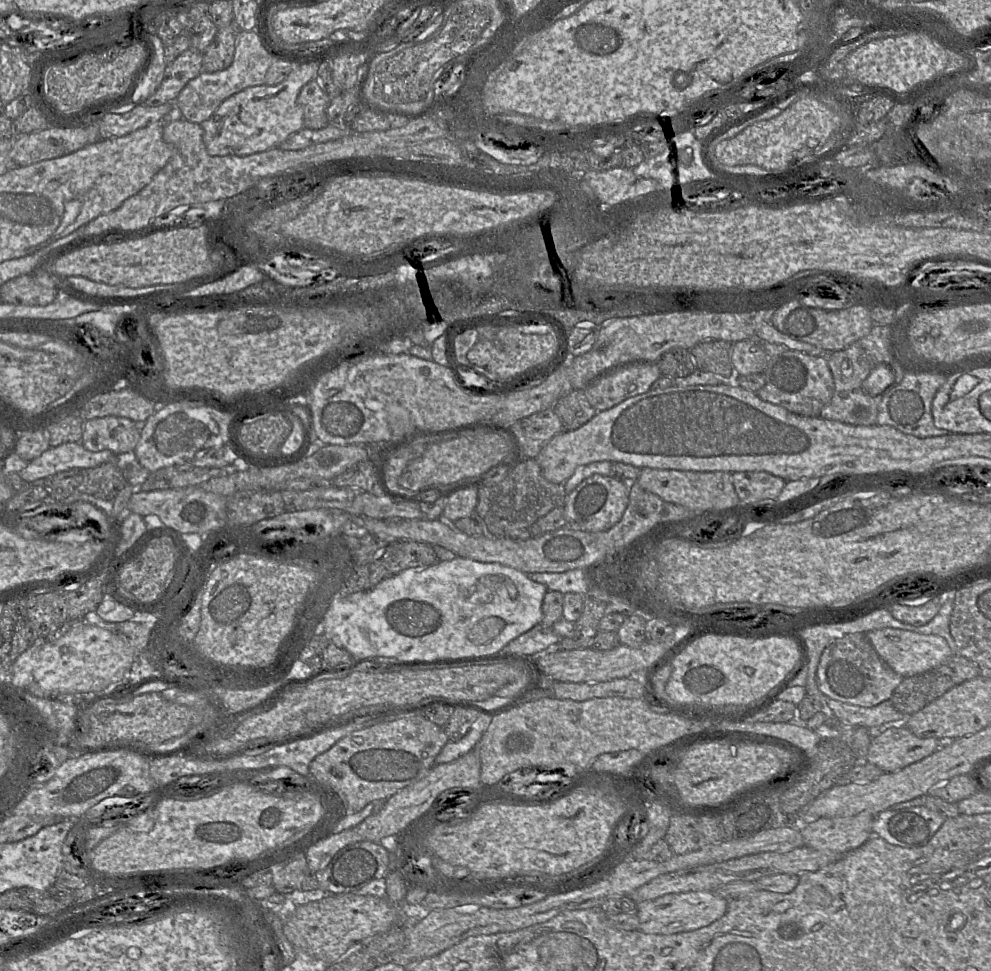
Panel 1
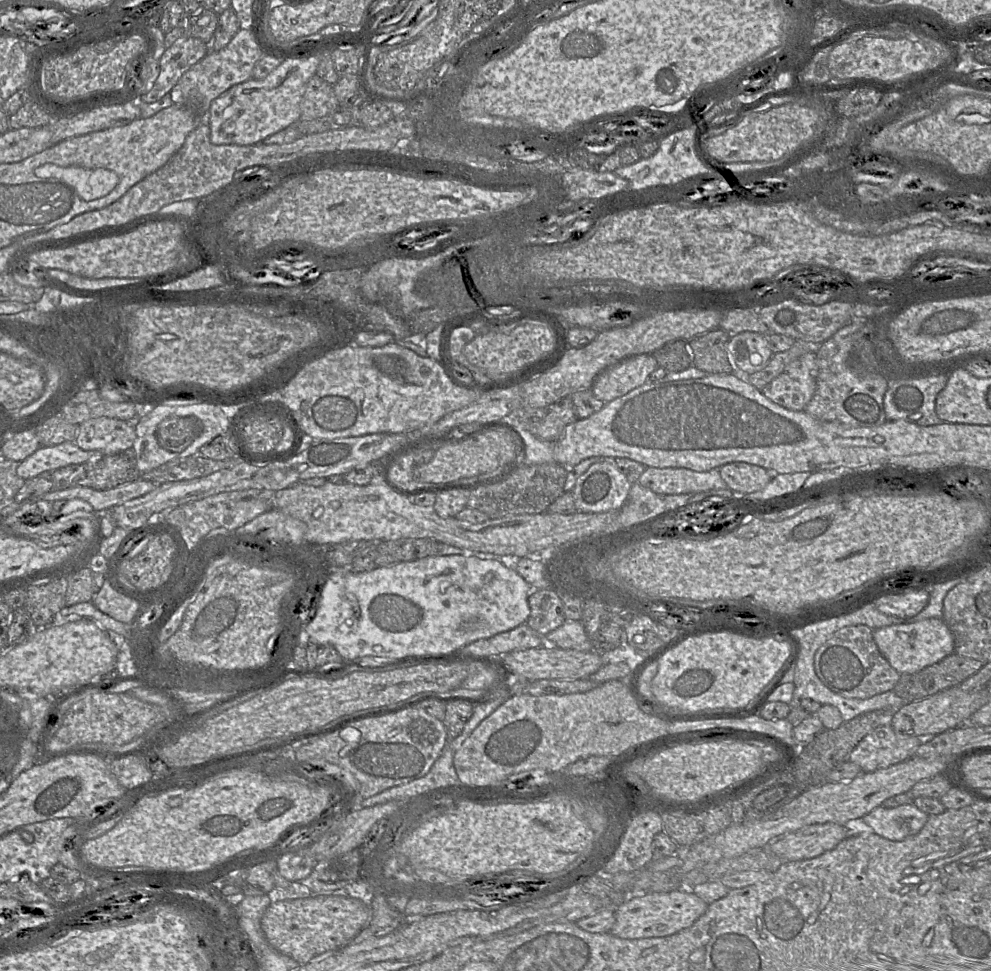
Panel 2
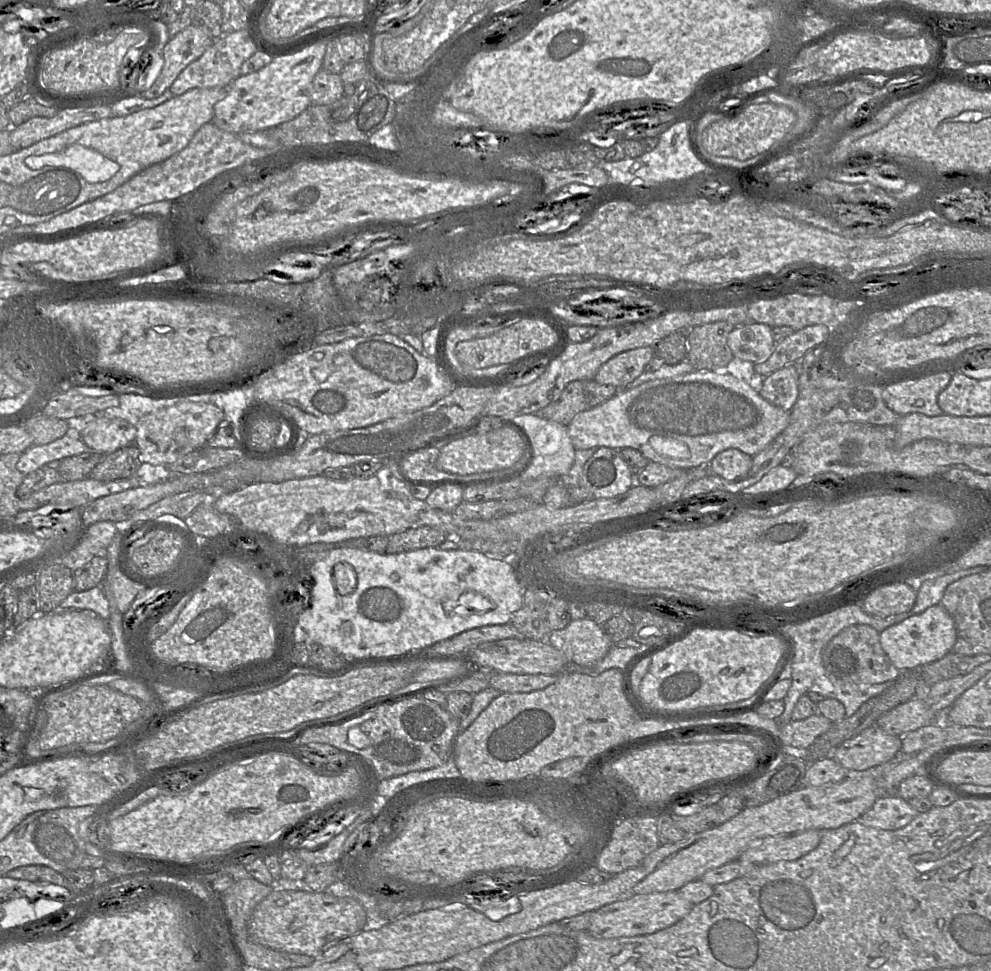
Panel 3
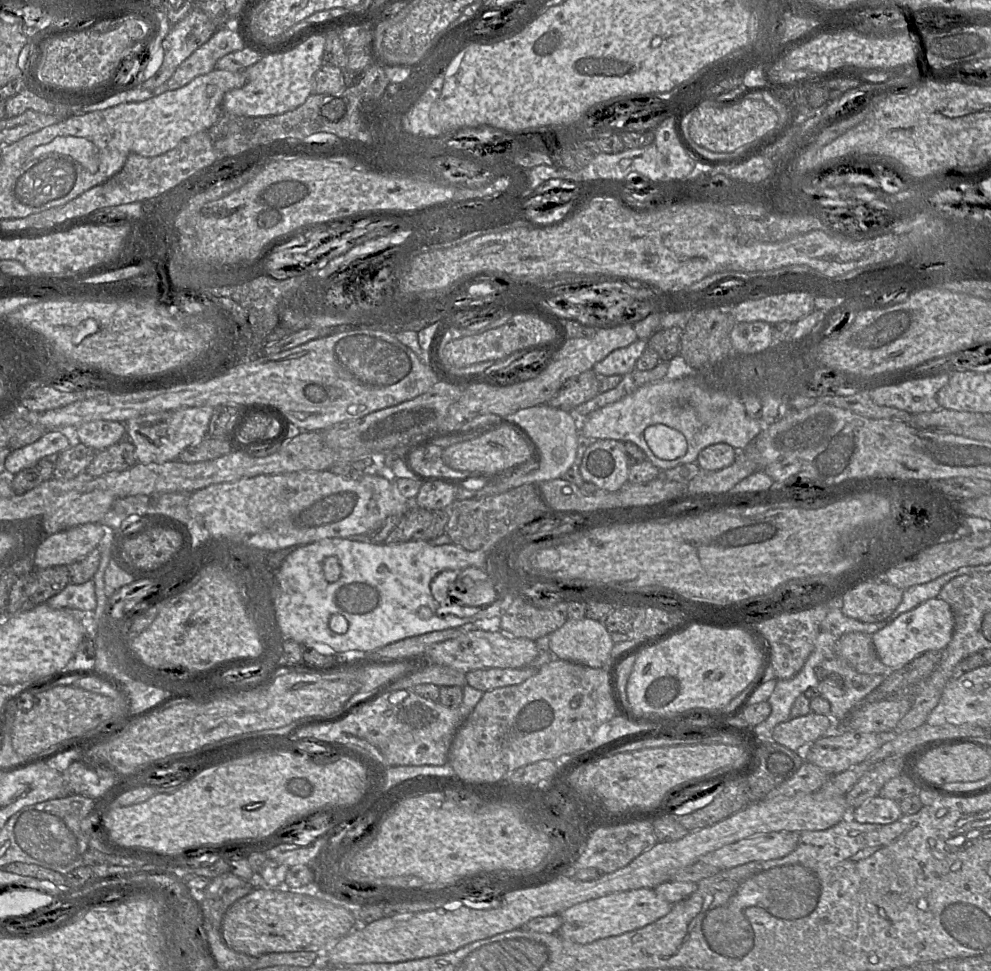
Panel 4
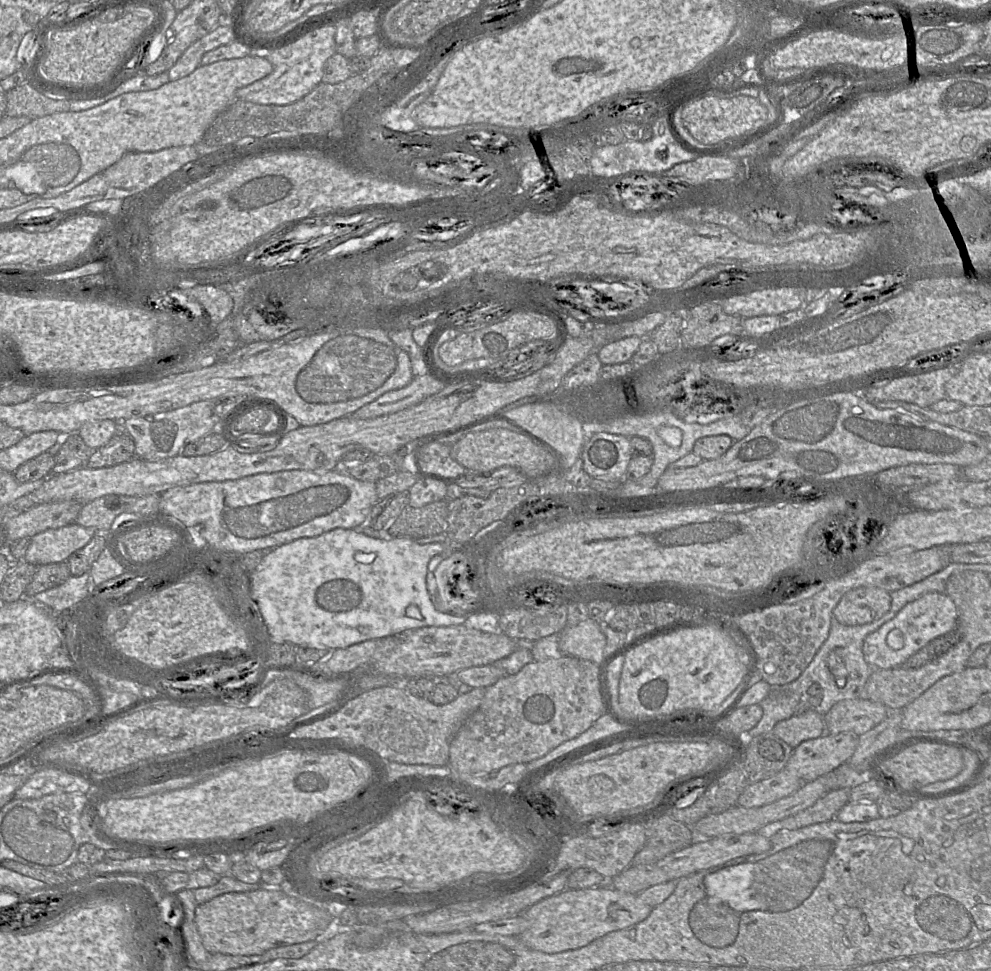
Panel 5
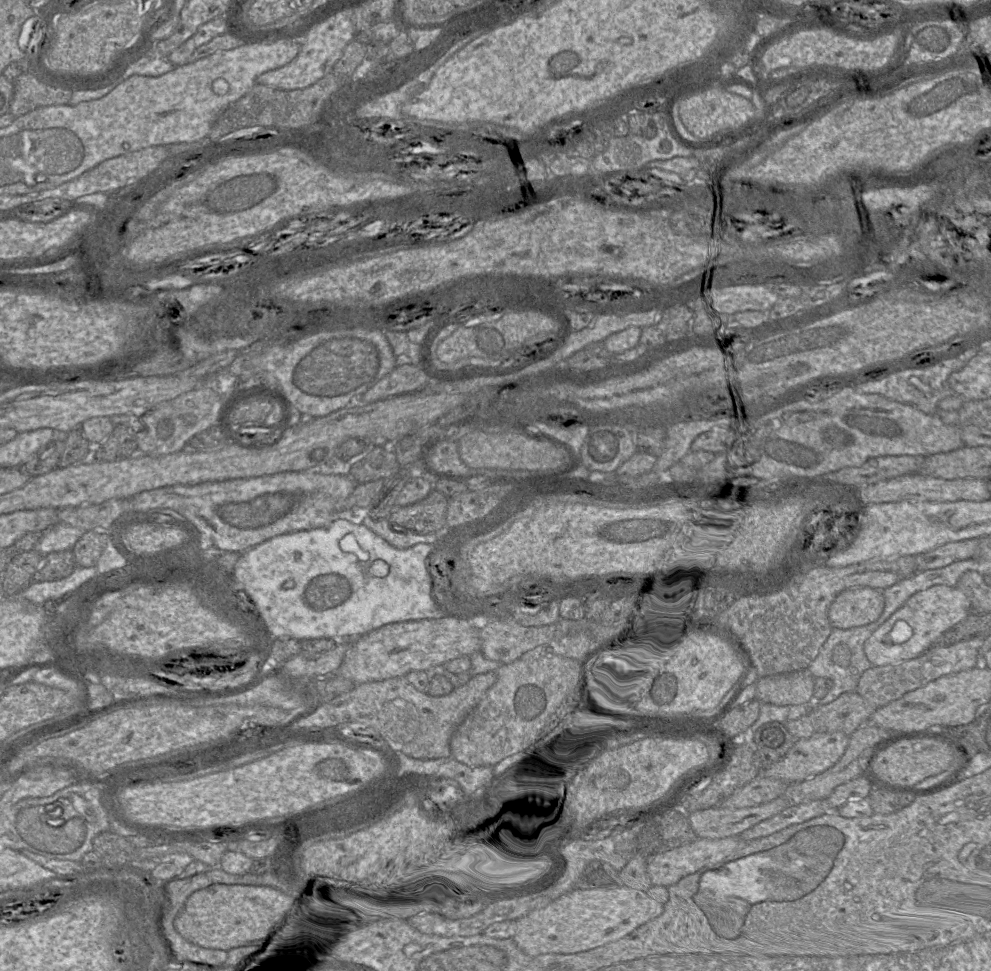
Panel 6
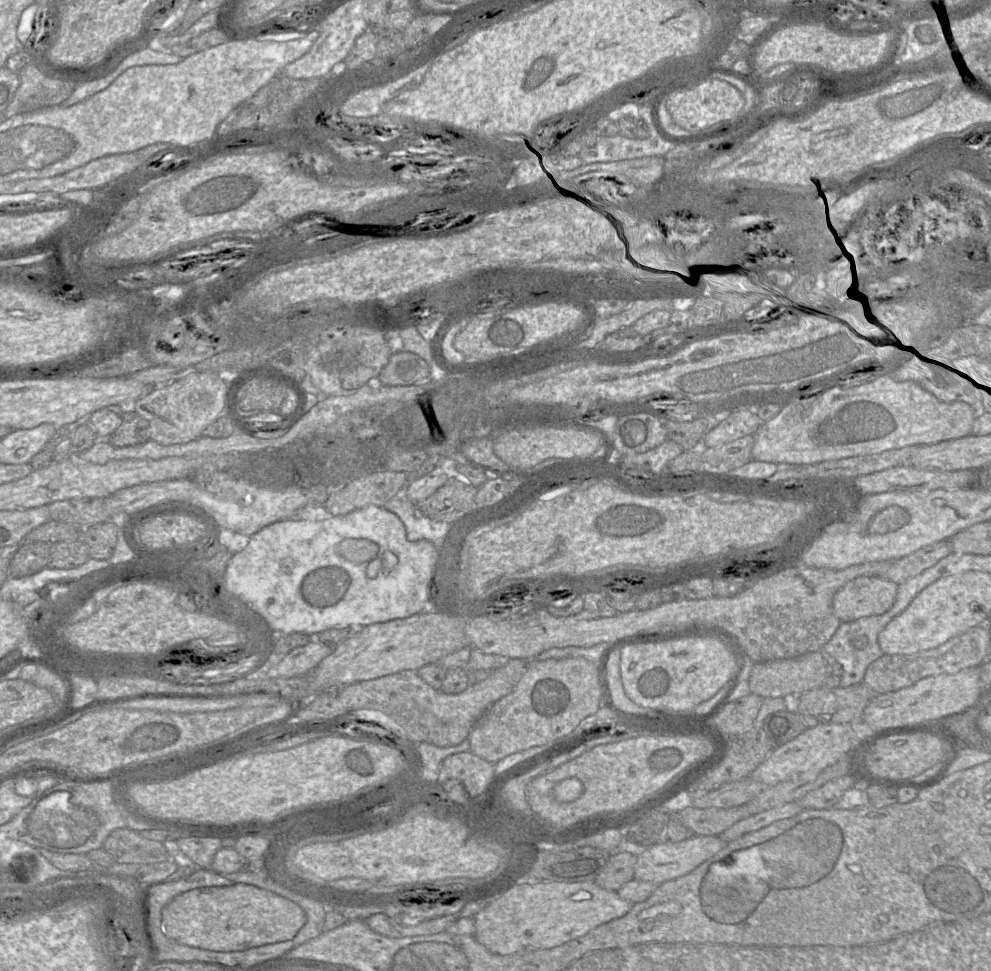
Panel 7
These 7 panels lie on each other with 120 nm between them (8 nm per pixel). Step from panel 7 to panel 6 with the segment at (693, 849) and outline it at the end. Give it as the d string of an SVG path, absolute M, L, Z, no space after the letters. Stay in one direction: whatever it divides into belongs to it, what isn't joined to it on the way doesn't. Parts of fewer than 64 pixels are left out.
M729 836L718 839L697 838L681 846L662 849L648 859L647 873L651 885L670 887L682 878L699 871L707 865L718 864L734 851L741 848L743 840L744 839L739 836Z

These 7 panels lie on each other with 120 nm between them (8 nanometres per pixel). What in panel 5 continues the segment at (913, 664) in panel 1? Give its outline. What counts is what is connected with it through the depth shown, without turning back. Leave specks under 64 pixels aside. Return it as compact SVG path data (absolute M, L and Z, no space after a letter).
M927 593L906 604L897 615L870 633L863 643L865 660L874 669L903 666L906 661L934 639L957 629L958 612L954 601L946 593Z

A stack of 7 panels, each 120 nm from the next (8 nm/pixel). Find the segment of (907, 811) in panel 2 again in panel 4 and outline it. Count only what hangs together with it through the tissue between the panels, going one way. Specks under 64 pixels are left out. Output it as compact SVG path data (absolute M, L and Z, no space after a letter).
M876 796L851 810L851 817L860 823L890 824L903 816L898 801Z

